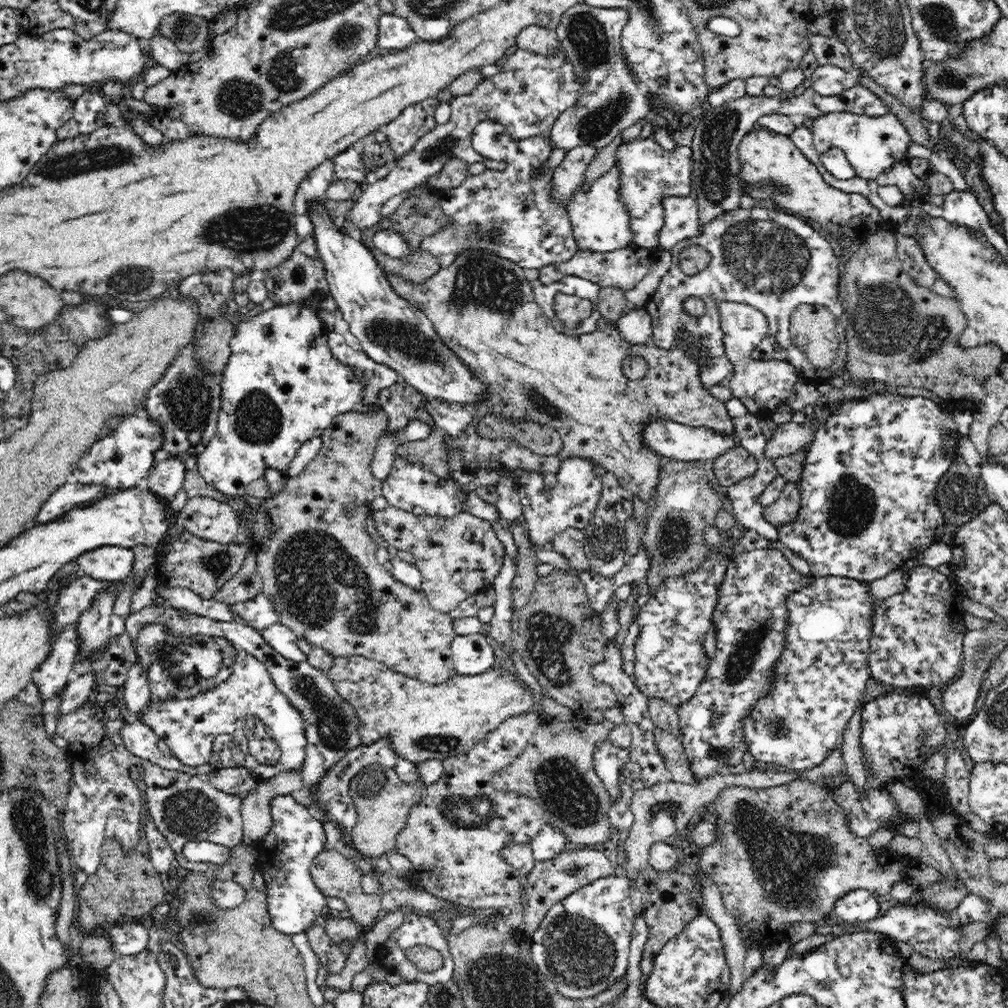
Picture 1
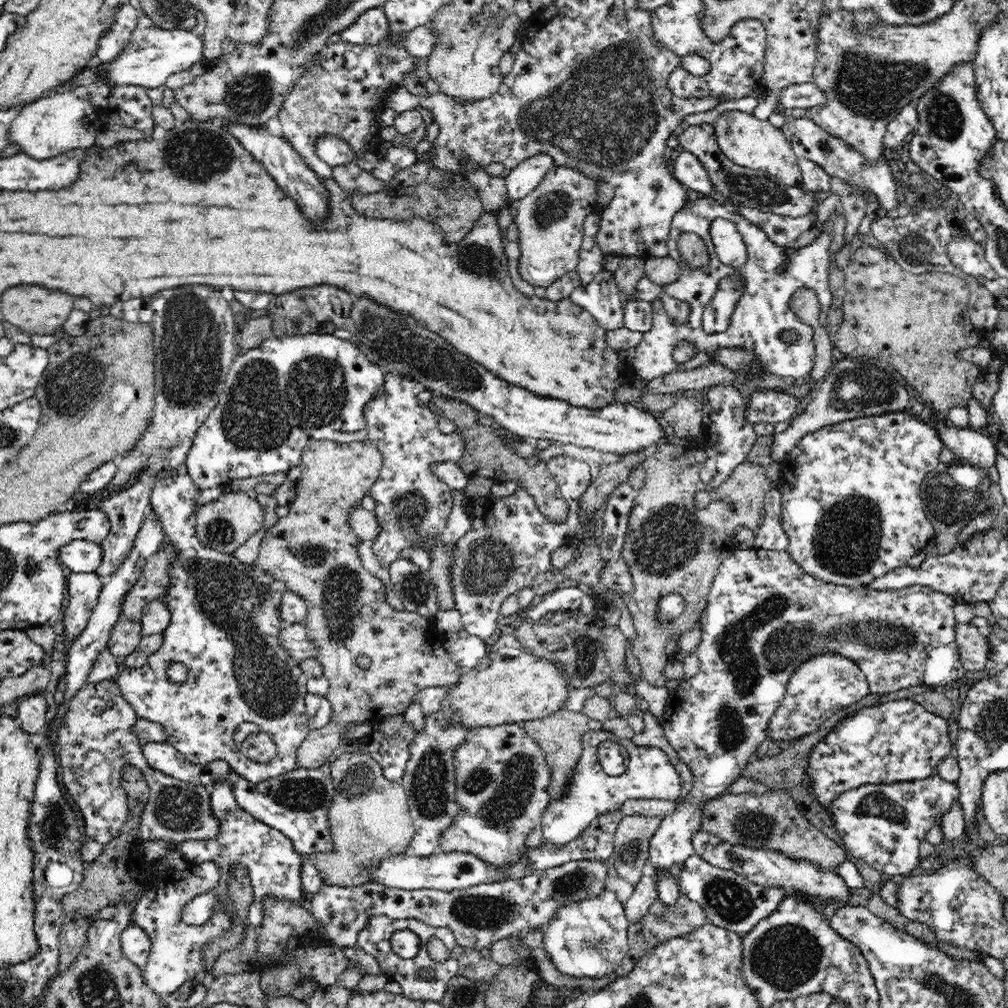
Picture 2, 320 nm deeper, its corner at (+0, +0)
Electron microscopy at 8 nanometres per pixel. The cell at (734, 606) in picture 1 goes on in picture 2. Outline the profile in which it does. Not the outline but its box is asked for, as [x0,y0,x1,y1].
[648,546,965,873]

